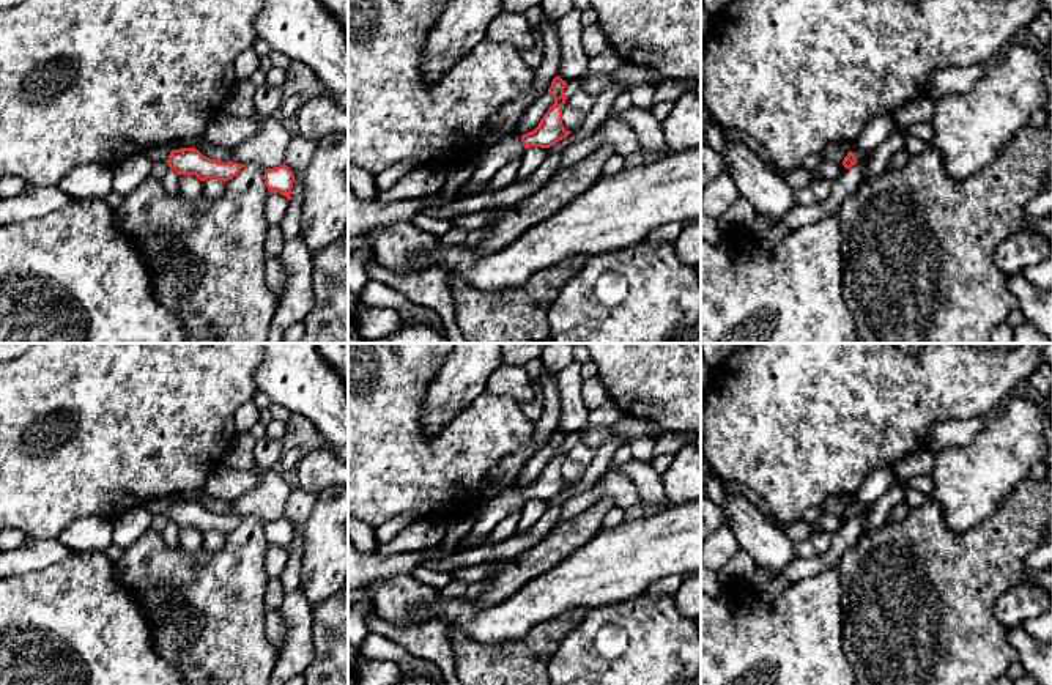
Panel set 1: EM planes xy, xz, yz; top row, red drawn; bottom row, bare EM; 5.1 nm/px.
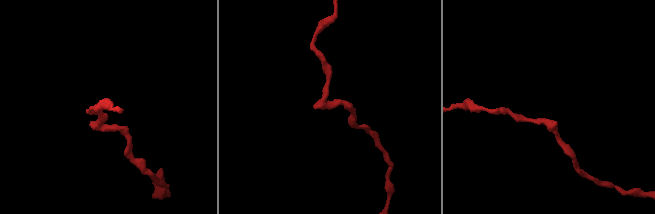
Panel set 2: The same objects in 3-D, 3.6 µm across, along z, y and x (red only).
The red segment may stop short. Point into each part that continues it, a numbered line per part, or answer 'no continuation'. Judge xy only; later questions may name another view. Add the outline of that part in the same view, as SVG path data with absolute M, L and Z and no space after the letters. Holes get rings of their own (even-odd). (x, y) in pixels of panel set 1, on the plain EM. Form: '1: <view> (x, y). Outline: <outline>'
1: xy (159, 506). Outline: M156 498L148 499L143 507L154 517L154 515L167 515L170 510L170 498Z

